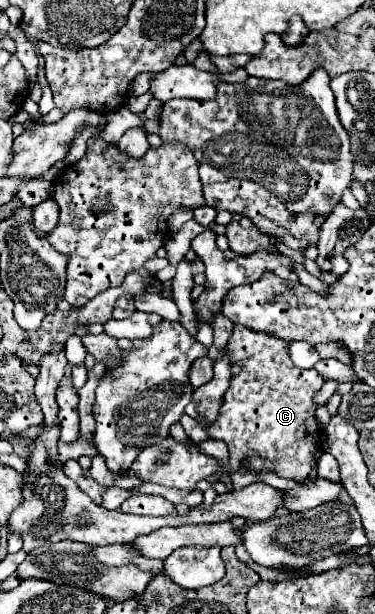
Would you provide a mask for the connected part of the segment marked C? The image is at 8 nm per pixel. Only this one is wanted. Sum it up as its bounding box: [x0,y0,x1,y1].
[196,324,322,482]

